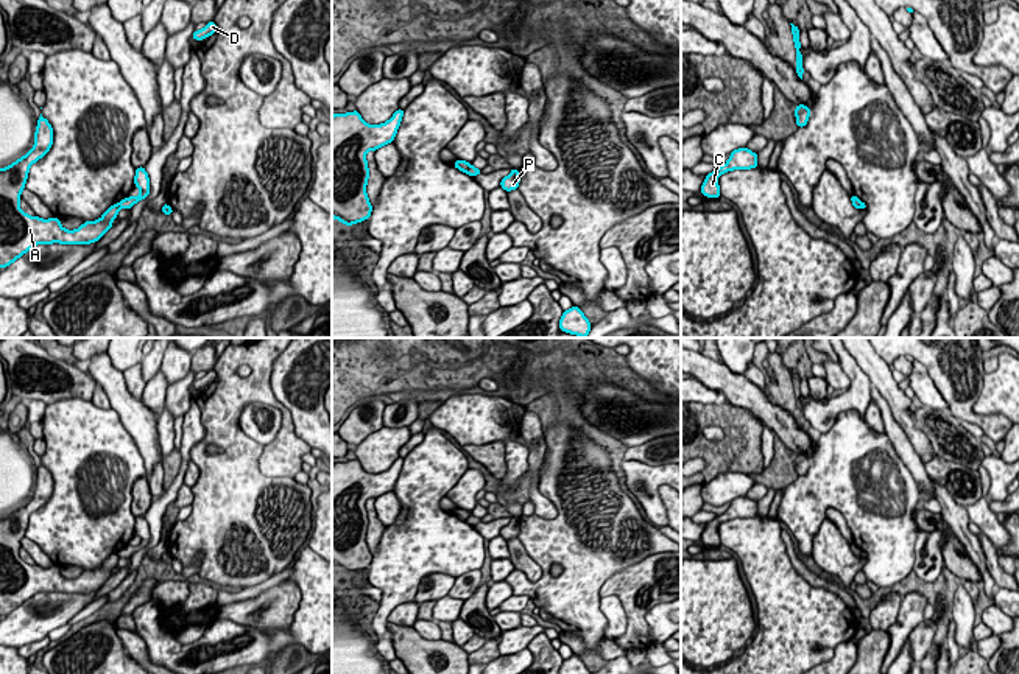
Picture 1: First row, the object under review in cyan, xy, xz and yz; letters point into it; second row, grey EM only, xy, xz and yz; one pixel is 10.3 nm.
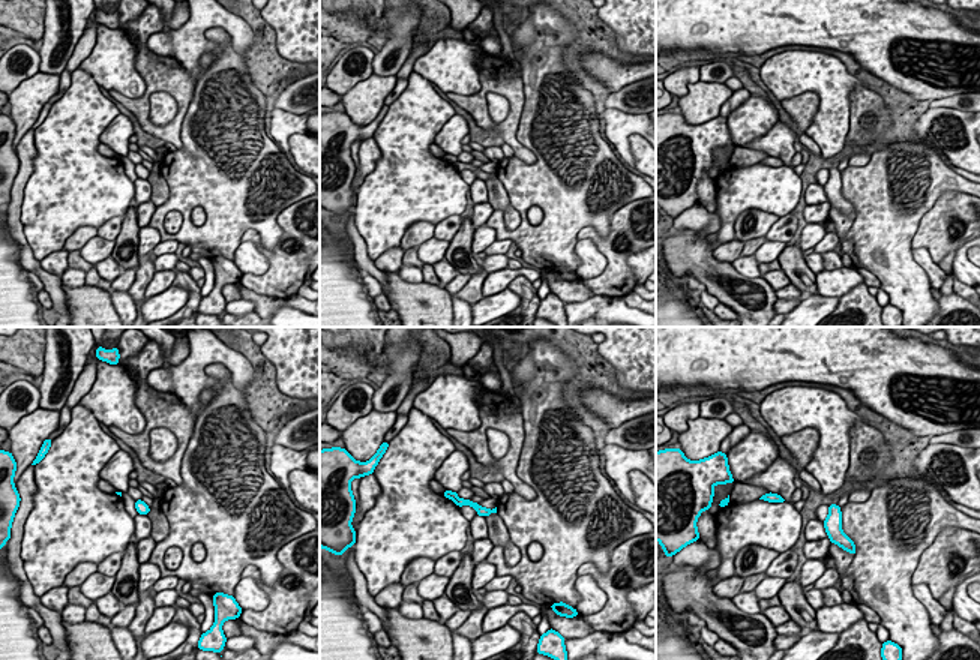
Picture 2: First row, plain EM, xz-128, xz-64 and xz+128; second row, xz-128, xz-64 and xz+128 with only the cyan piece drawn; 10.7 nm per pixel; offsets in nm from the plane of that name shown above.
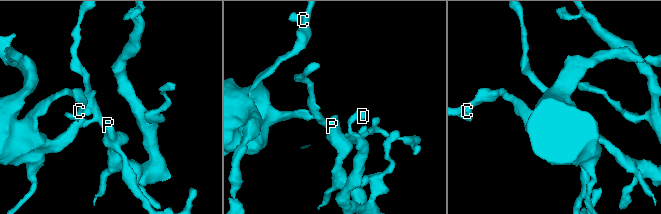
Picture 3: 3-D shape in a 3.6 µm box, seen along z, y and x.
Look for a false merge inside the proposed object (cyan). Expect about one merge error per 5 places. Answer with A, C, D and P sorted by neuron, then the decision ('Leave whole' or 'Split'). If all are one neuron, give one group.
Groups: A C / D P. Split

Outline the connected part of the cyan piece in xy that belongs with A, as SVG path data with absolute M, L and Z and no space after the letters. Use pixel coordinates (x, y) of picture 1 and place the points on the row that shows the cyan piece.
M37 118L34 146L14 163L0 168L0 268L9 266L36 244L90 244L98 241L118 215L118 204L111 205L100 219L86 221L75 230L61 226L59 218L42 219L26 215L19 202L30 167L42 159L53 145L53 128L47 118Z

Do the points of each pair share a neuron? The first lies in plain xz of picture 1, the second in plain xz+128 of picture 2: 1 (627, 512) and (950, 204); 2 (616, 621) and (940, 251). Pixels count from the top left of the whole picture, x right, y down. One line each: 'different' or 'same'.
1: different
2: different

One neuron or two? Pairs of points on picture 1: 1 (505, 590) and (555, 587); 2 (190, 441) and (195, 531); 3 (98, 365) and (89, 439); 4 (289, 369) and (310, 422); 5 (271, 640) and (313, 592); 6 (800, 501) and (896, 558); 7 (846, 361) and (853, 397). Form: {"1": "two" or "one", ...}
{"1": "two", "2": "two", "3": "two", "4": "one", "5": "one", "6": "one", "7": "one"}

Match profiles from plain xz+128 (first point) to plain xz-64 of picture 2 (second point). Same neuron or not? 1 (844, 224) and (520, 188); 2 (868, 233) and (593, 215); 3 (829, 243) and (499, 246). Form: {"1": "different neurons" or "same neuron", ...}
{"1": "different neurons", "2": "same neuron", "3": "same neuron"}

